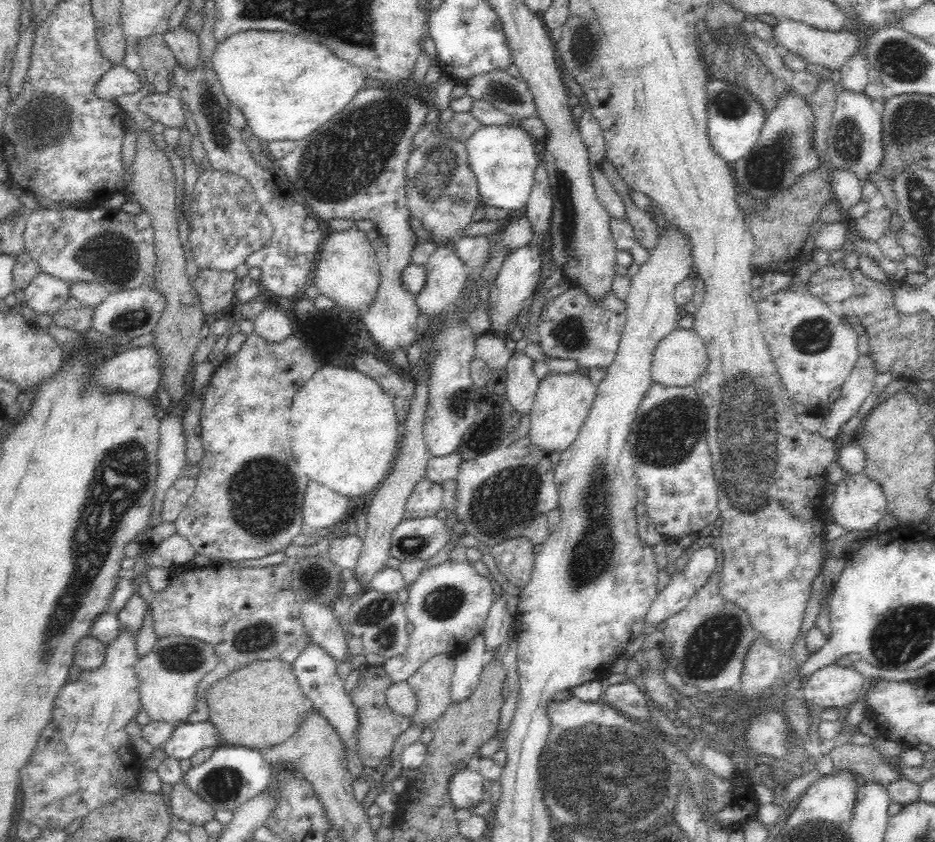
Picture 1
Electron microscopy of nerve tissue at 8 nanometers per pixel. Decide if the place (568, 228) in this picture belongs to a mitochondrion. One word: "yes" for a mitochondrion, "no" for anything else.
yes

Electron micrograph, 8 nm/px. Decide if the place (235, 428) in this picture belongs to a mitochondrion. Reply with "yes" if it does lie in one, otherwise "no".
no

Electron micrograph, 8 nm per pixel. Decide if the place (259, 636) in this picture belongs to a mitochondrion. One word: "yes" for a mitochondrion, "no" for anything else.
yes

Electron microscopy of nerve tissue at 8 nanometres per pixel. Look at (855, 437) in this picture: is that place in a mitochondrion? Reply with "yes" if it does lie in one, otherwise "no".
no

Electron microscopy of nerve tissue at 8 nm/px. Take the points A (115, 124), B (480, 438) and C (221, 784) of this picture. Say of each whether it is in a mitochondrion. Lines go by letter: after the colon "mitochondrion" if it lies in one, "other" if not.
A: other
B: mitochondrion
C: mitochondrion

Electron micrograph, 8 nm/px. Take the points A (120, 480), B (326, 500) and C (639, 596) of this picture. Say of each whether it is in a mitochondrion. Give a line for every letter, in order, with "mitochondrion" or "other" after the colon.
A: mitochondrion
B: other
C: other

